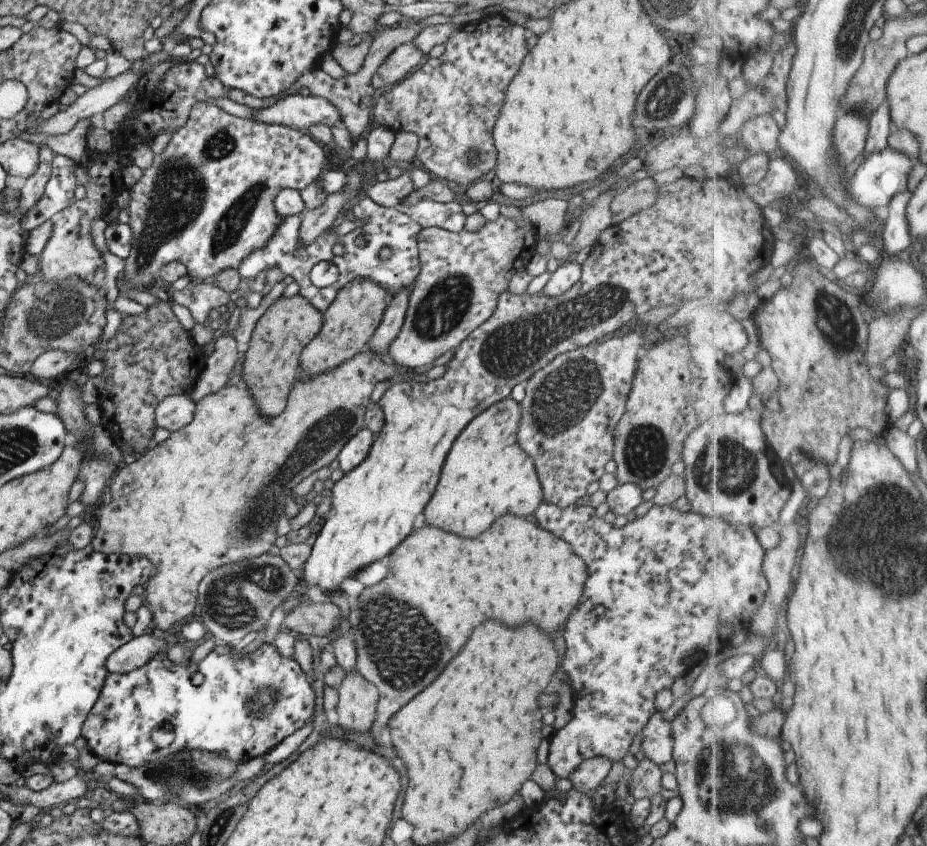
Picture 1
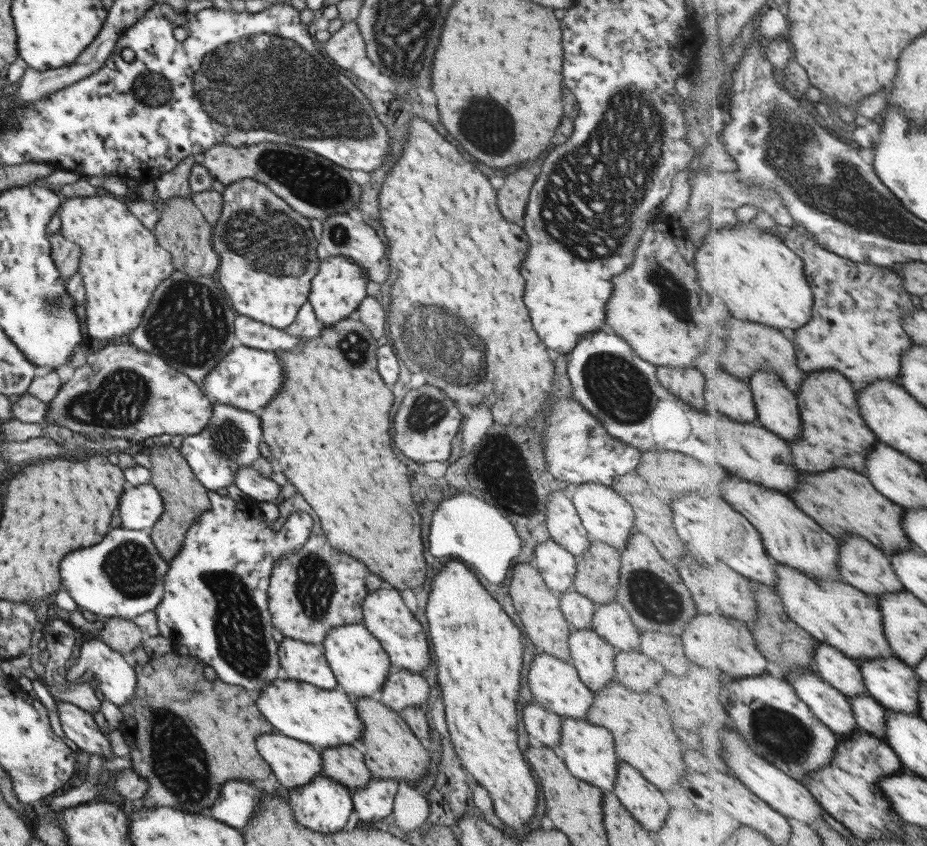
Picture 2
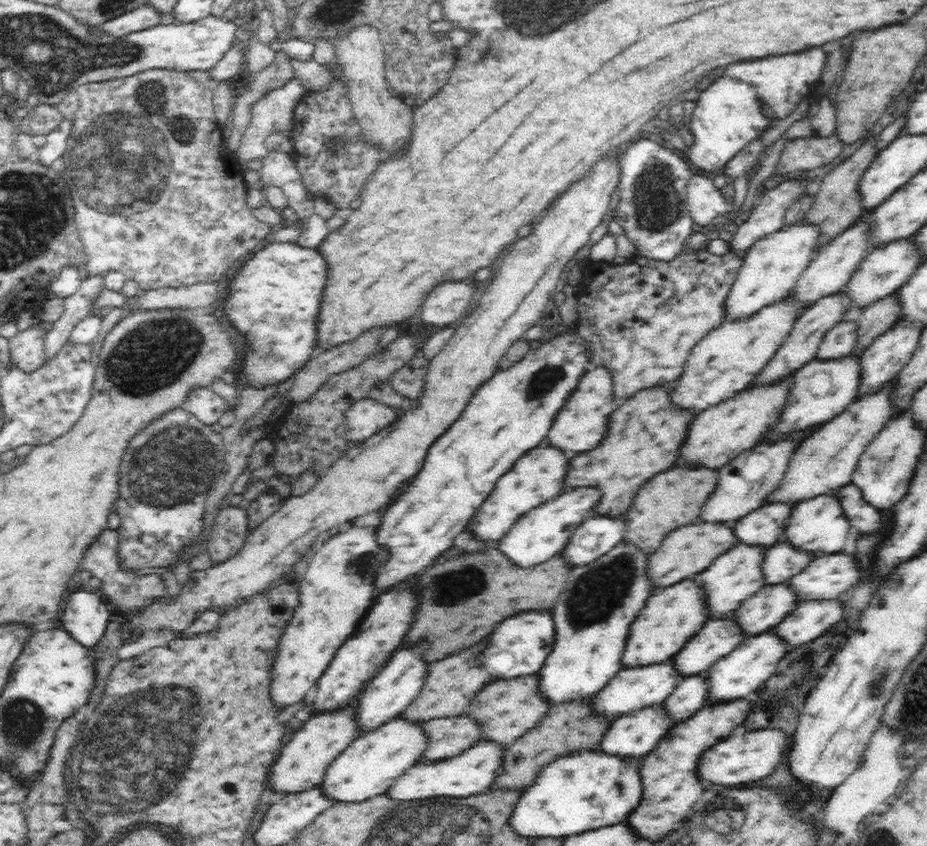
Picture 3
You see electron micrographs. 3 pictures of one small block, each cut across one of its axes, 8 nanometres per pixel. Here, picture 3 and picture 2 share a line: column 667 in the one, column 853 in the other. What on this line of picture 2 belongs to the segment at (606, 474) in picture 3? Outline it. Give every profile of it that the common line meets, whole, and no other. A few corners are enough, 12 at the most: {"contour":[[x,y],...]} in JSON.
{"contour":[[837,370],[807,374],[796,467],[867,472],[879,438]]}

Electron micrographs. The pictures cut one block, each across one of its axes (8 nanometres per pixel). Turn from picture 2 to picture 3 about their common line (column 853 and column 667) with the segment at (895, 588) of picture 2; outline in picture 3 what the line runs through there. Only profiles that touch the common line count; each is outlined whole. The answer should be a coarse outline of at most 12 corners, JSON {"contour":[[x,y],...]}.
{"contour":[[698,519],[650,556],[656,588],[710,567],[739,540],[734,523]]}

